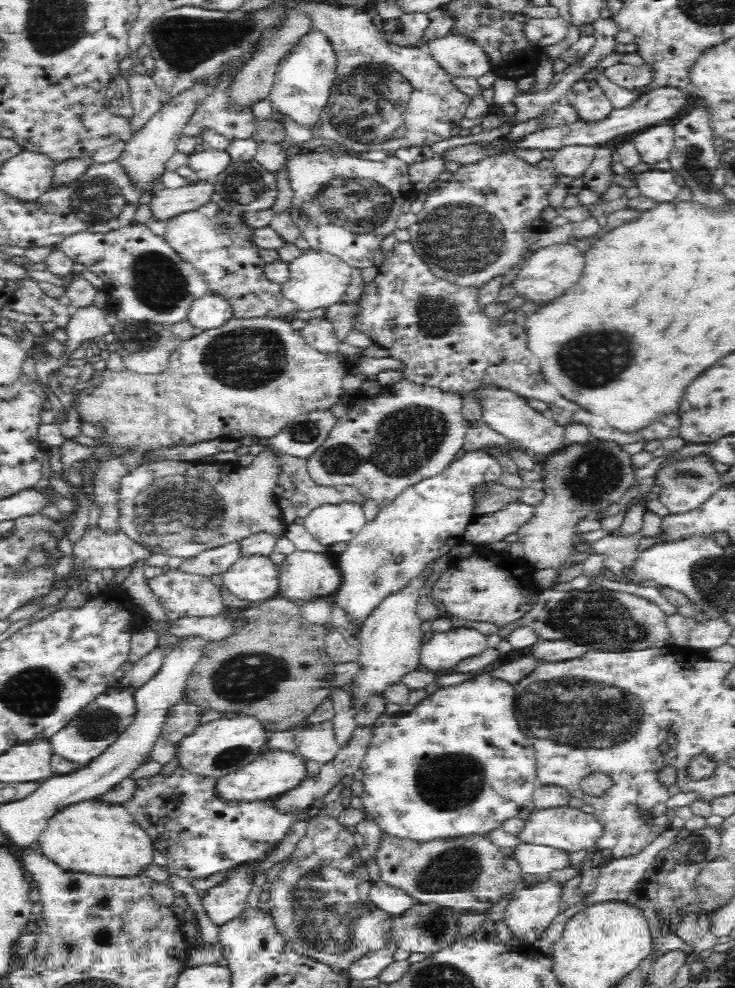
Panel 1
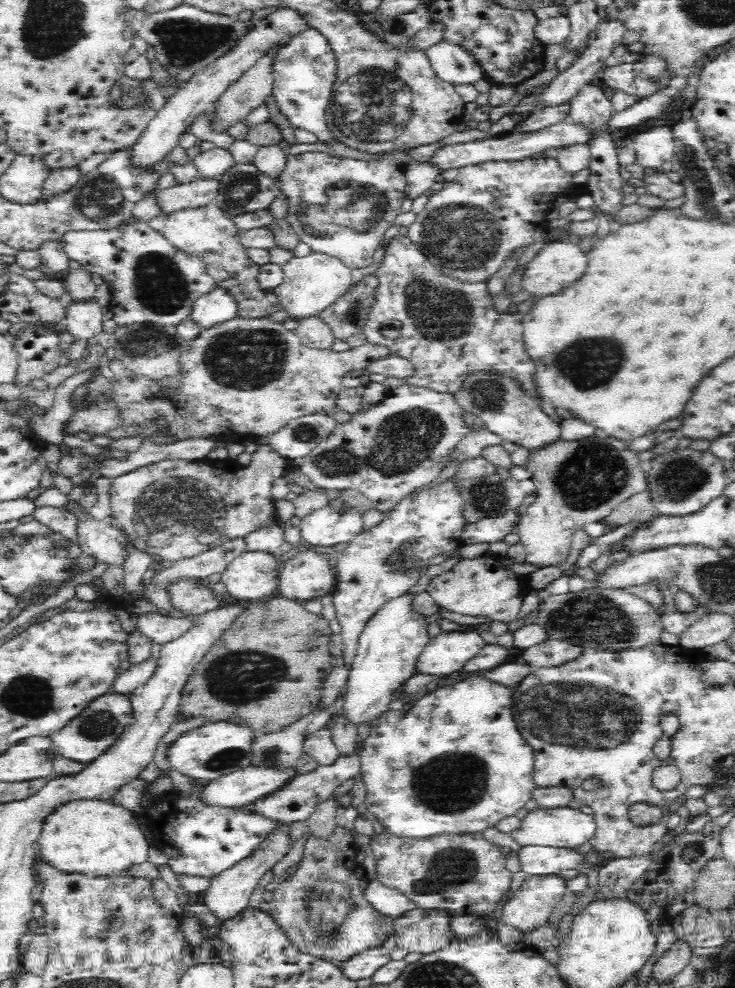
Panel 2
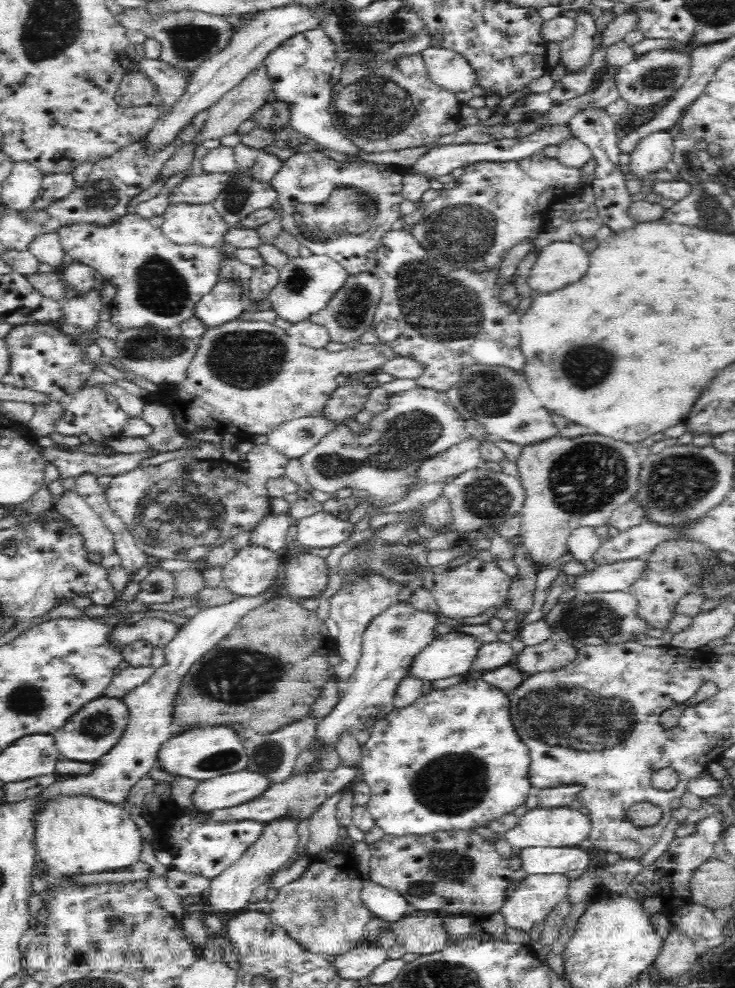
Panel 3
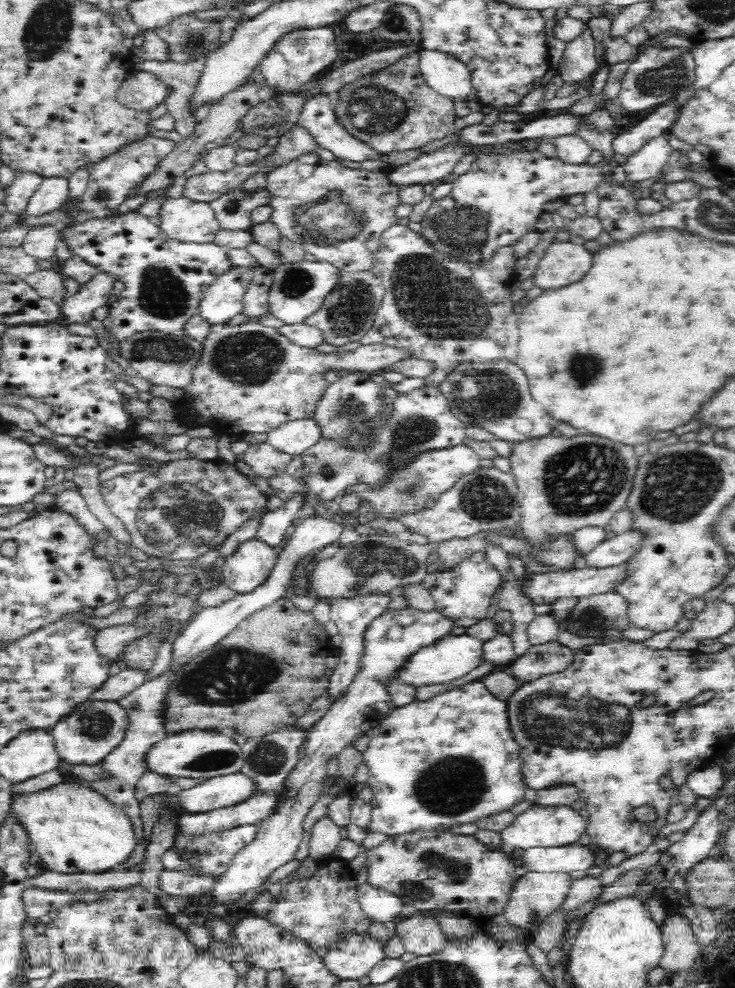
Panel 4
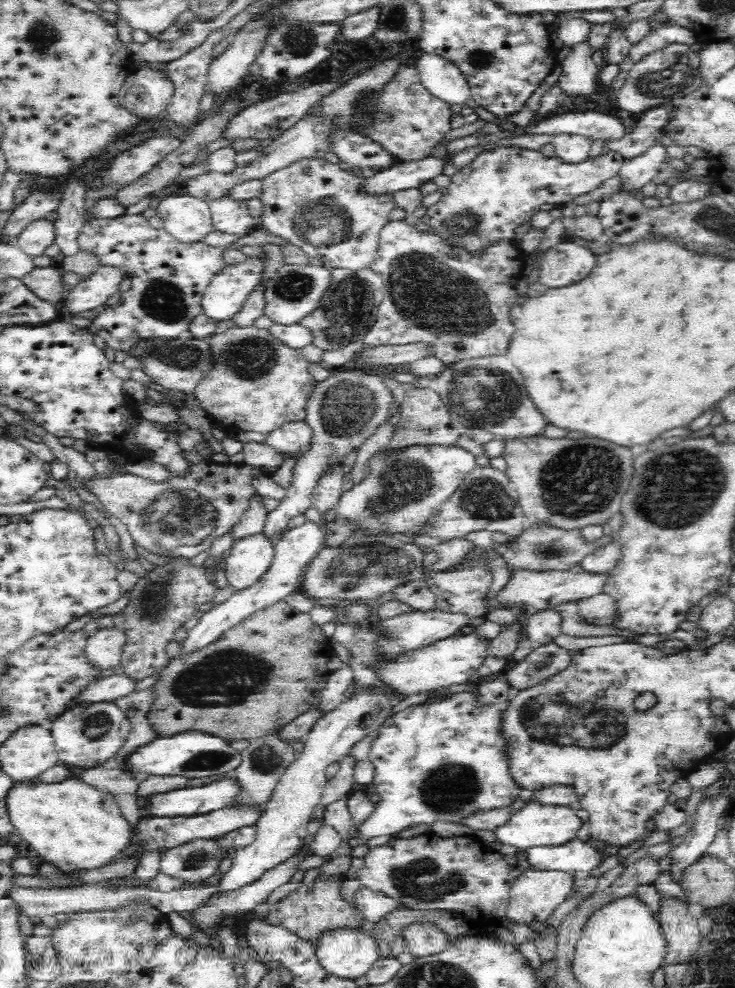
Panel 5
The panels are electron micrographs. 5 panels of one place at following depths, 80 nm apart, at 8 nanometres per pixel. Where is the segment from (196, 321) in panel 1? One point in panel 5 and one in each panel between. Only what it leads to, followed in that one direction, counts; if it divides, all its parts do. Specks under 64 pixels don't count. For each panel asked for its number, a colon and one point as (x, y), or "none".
2: (216, 307)
3: (222, 303)
4: (224, 299)
5: (228, 290)

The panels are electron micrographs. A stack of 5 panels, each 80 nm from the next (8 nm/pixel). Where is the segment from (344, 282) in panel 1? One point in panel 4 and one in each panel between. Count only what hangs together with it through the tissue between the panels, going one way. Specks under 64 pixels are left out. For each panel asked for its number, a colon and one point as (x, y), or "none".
2: (312, 283)
3: (305, 285)
4: (300, 288)

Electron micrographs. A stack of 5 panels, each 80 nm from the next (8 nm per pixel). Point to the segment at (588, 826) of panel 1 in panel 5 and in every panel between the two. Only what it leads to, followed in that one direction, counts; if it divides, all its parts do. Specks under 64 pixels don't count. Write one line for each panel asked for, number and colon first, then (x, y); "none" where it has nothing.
2: (567, 828)
3: (548, 827)
4: (537, 826)
5: (534, 825)

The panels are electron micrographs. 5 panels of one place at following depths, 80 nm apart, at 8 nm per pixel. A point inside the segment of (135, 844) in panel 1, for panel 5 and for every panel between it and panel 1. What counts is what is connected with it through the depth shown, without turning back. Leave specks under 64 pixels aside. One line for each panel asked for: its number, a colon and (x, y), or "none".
2: (95, 837)
3: (74, 834)
4: (74, 830)
5: (73, 826)

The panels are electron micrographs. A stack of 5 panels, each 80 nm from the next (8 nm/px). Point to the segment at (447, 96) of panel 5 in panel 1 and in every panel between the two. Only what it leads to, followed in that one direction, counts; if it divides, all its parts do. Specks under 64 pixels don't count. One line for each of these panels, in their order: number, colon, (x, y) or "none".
1: (460, 55)
2: (453, 63)
3: (452, 70)
4: (446, 74)

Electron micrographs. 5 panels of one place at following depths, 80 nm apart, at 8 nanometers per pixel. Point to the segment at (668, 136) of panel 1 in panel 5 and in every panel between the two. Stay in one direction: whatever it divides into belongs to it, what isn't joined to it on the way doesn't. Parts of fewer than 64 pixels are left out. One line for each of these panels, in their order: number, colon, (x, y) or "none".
2: (654, 147)
3: (652, 153)
4: (653, 157)
5: (640, 170)

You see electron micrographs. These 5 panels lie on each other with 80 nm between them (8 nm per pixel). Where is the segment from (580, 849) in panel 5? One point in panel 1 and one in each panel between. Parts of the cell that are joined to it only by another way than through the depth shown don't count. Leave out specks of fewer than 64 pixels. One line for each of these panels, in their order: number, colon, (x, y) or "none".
1: (533, 859)
2: (535, 860)
3: (540, 860)
4: (565, 859)

